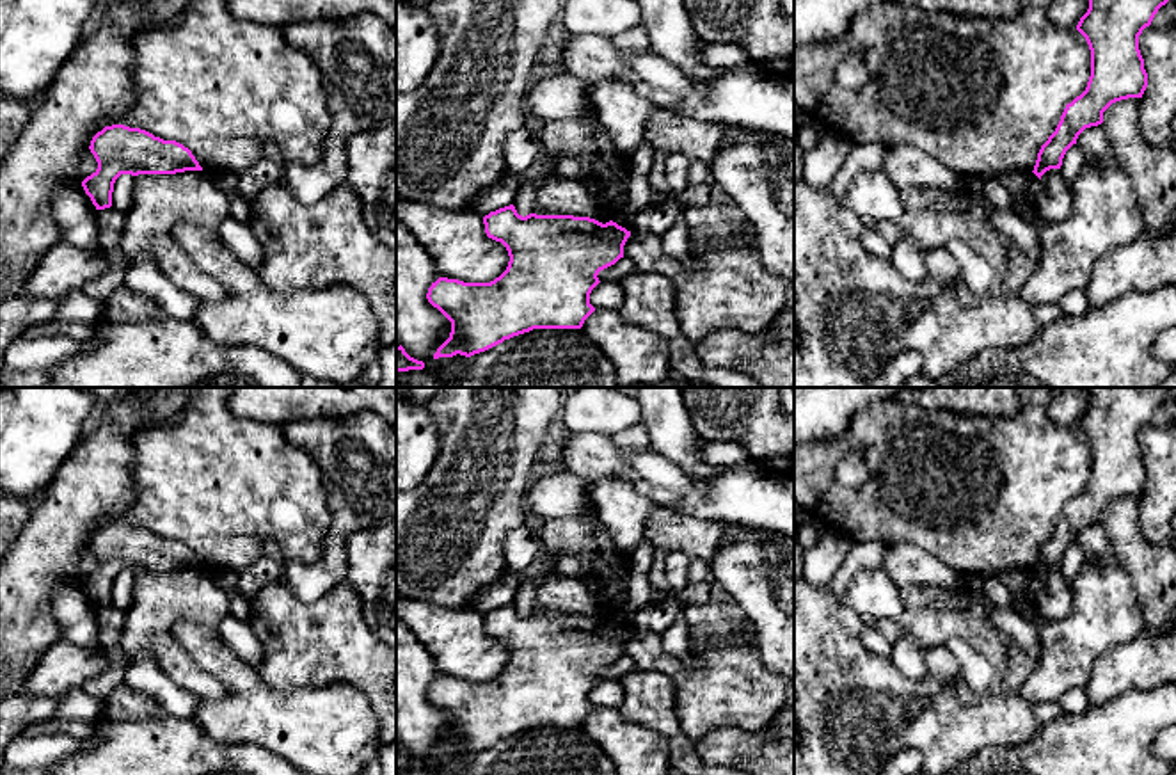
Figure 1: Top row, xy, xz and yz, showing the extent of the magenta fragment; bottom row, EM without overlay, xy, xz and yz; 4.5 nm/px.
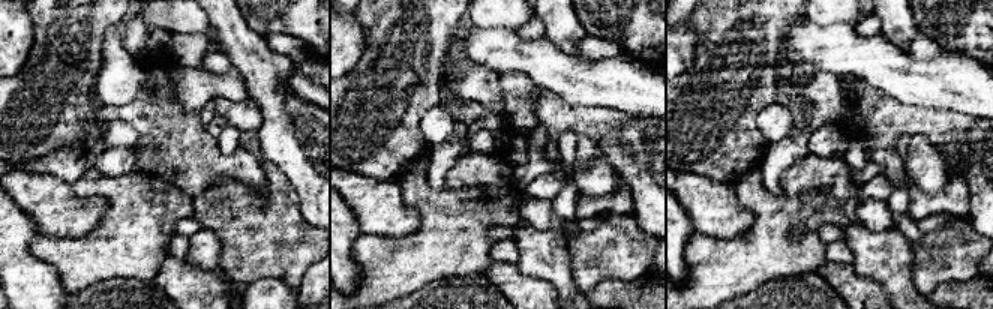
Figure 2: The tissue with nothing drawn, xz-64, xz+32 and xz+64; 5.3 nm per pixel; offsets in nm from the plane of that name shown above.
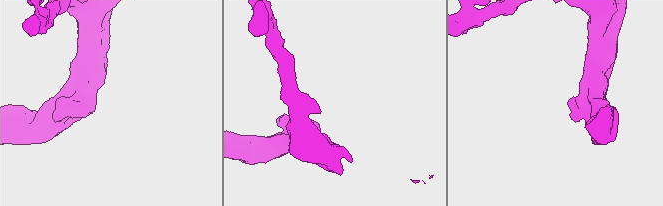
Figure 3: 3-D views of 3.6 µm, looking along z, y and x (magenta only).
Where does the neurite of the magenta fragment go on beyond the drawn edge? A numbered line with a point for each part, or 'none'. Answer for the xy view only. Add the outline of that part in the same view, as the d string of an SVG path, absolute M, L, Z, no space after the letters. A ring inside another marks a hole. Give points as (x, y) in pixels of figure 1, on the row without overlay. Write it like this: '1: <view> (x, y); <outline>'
none

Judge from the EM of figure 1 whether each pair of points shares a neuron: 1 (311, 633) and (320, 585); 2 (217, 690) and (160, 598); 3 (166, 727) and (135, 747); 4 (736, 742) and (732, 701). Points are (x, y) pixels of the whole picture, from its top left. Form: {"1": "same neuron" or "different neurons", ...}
{"1": "different neurons", "2": "same neuron", "3": "same neuron", "4": "different neurons"}

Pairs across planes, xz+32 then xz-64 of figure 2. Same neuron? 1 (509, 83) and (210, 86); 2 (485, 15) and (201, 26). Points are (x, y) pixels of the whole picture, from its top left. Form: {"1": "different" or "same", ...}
{"1": "same", "2": "same"}

